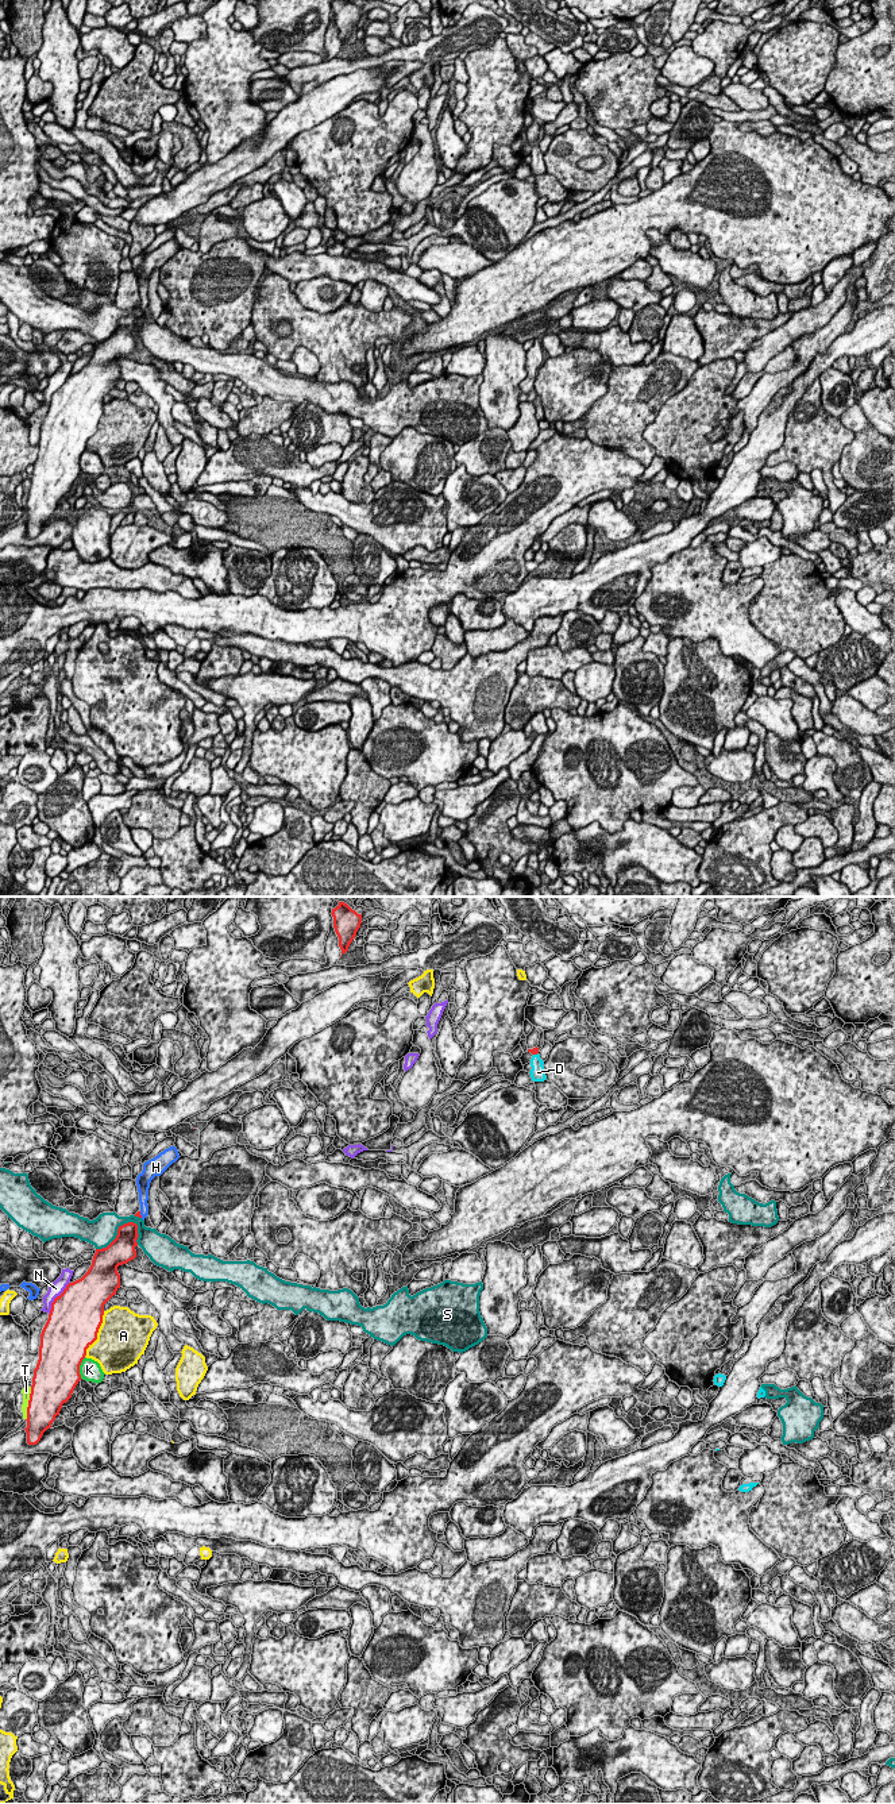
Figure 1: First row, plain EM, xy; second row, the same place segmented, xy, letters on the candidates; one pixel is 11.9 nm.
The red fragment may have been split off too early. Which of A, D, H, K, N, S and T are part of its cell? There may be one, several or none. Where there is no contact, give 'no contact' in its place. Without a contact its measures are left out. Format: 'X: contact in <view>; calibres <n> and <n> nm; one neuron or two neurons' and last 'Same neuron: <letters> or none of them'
A: contact in xy; calibres 500 and 480 nm; two neurons
D: contact in xy; calibres 90 and 190 nm; one neuron
H: contact in xy; calibres 60 and 130 nm; two neurons
K: contact in xy; calibres 500 and 260 nm; two neurons
N: contact in xy; calibres 480 and 170 nm; two neurons
S: contact in xy; calibres 320 and 340 nm; two neurons
T: contact in xy; calibres 420 and 120 nm; two neurons
Same neuron: D

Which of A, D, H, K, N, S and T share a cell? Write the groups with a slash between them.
A / D / H / K / N / S / T

